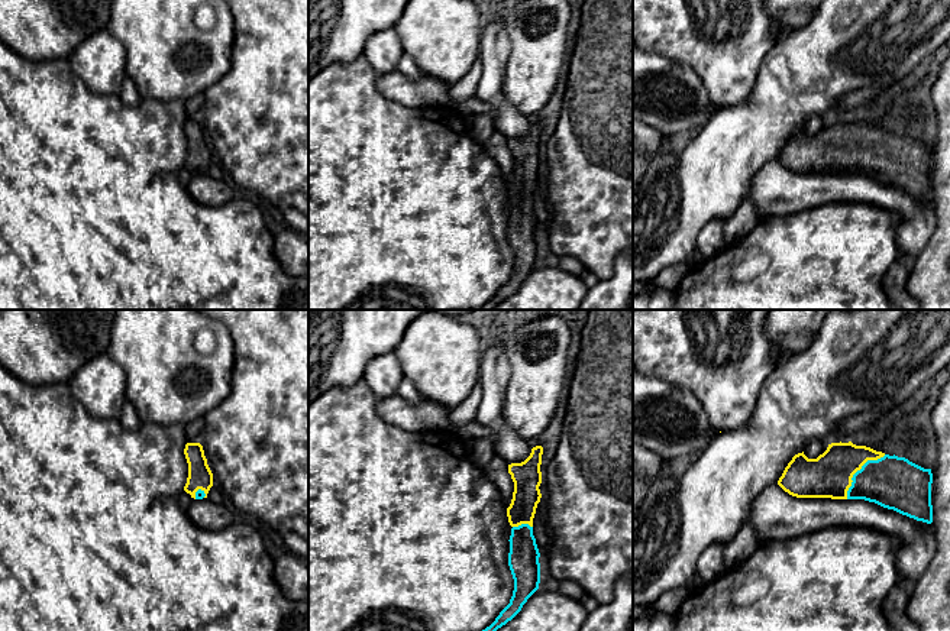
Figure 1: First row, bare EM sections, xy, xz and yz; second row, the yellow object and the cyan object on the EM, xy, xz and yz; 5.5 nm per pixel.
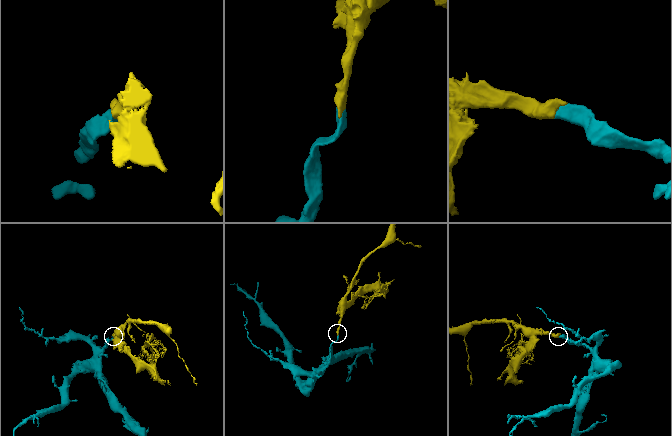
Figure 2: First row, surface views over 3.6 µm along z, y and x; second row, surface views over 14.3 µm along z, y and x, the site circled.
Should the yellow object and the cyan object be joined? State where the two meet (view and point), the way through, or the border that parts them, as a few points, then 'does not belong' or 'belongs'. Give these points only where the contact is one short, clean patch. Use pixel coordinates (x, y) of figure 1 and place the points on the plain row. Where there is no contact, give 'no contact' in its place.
meets yellow in yz at (858, 145); runs through yz (830, 151), (858, 145), (892, 158); belongs

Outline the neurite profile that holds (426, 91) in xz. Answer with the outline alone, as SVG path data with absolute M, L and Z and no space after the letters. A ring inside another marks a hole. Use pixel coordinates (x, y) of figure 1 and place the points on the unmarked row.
M398 71L381 75L377 81L377 88L384 97L407 107L446 106L450 91L447 82L439 81L434 77L421 74L413 81Z

